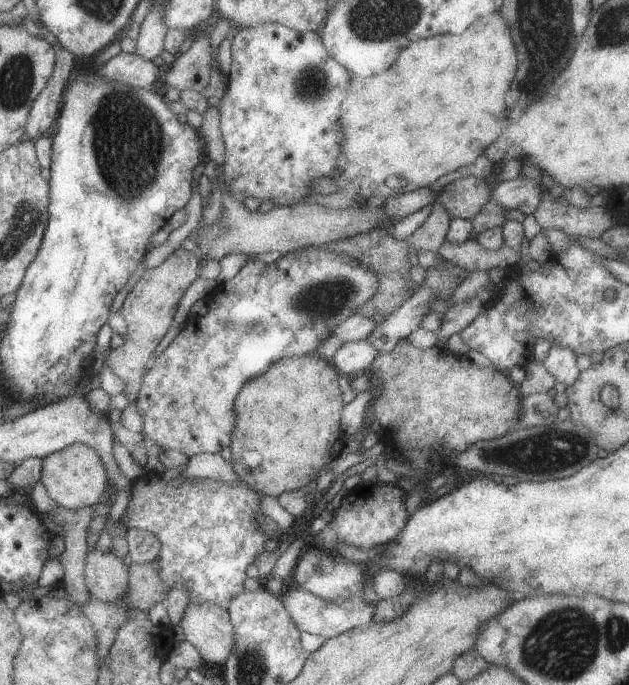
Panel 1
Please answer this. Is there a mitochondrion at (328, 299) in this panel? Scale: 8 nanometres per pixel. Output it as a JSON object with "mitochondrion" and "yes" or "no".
{"mitochondrion":"yes"}

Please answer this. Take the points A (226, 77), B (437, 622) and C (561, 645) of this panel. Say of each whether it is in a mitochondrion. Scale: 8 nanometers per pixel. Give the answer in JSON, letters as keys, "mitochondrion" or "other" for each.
{"A":"other","B":"other","C":"mitochondrion"}

